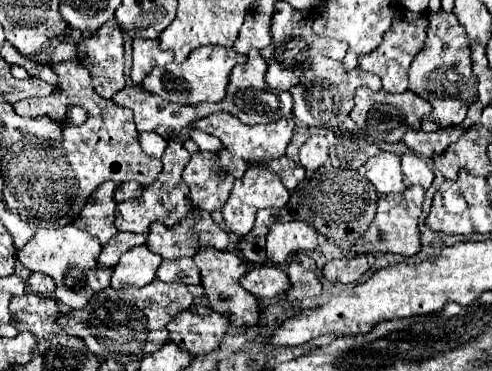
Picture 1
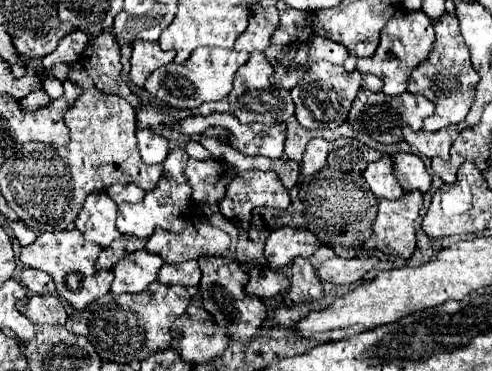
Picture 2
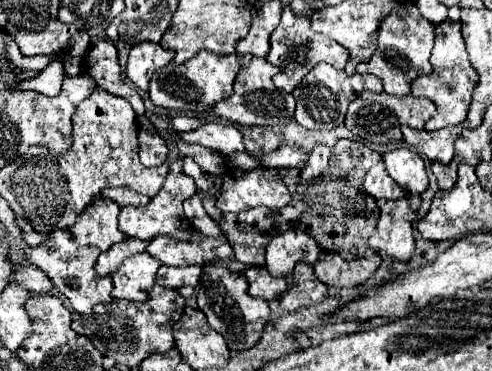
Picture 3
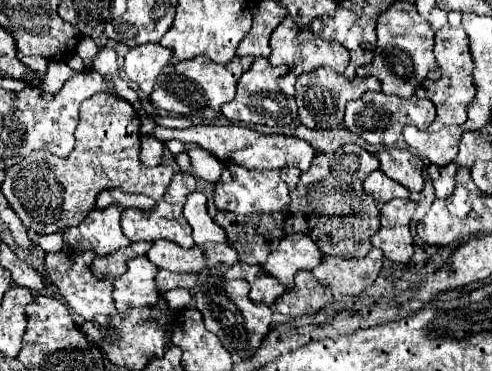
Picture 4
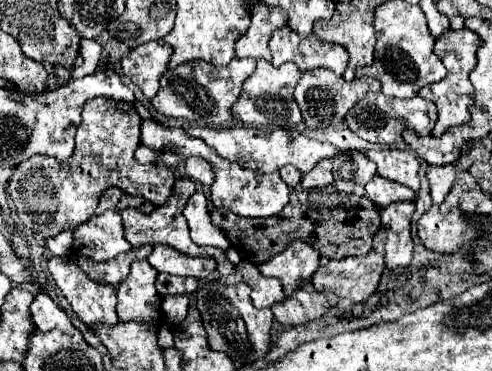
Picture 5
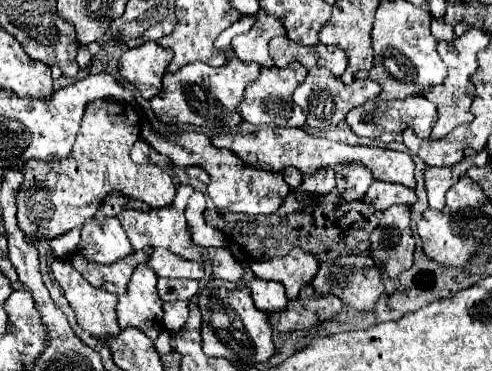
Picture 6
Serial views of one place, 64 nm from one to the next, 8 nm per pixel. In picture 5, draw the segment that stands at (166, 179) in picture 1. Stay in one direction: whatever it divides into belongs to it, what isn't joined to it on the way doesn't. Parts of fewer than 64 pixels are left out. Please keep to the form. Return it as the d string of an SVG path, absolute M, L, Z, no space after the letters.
M182 176L182 178L178 178L178 180L174 182L172 194L170 194L168 202L164 202L162 206L156 206L150 214L138 214L136 208L126 208L126 210L122 210L120 214L122 214L122 220L124 220L124 236L128 238L128 242L132 244L132 248L140 248L142 244L152 244L152 246L154 246L154 244L168 244L168 246L172 246L172 248L176 248L176 250L188 254L188 256L214 256L214 258L216 258L216 264L218 264L216 270L218 270L220 274L224 274L224 276L226 276L226 274L232 274L232 272L234 272L234 266L226 260L224 250L211 246L198 246L190 237L188 222L186 222L182 210L184 210L188 198L190 198L194 192L196 192L194 180L188 178L188 176Z

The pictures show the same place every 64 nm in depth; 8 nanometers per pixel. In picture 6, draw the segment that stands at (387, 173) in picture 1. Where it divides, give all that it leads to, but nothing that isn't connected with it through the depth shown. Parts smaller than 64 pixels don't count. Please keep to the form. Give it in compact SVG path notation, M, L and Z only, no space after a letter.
M374 180L366 192L366 200L374 206L374 210L384 212L384 208L390 208L394 204L412 206L416 202L416 194L412 188L404 188L402 184Z

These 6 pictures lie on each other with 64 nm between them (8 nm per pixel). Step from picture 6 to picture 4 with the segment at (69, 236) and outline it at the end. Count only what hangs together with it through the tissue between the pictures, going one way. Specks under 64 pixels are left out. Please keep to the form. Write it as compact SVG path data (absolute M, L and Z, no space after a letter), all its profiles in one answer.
M50 234L50 236L38 236L38 248L44 252L54 252L60 248L60 240L64 240L64 234Z

